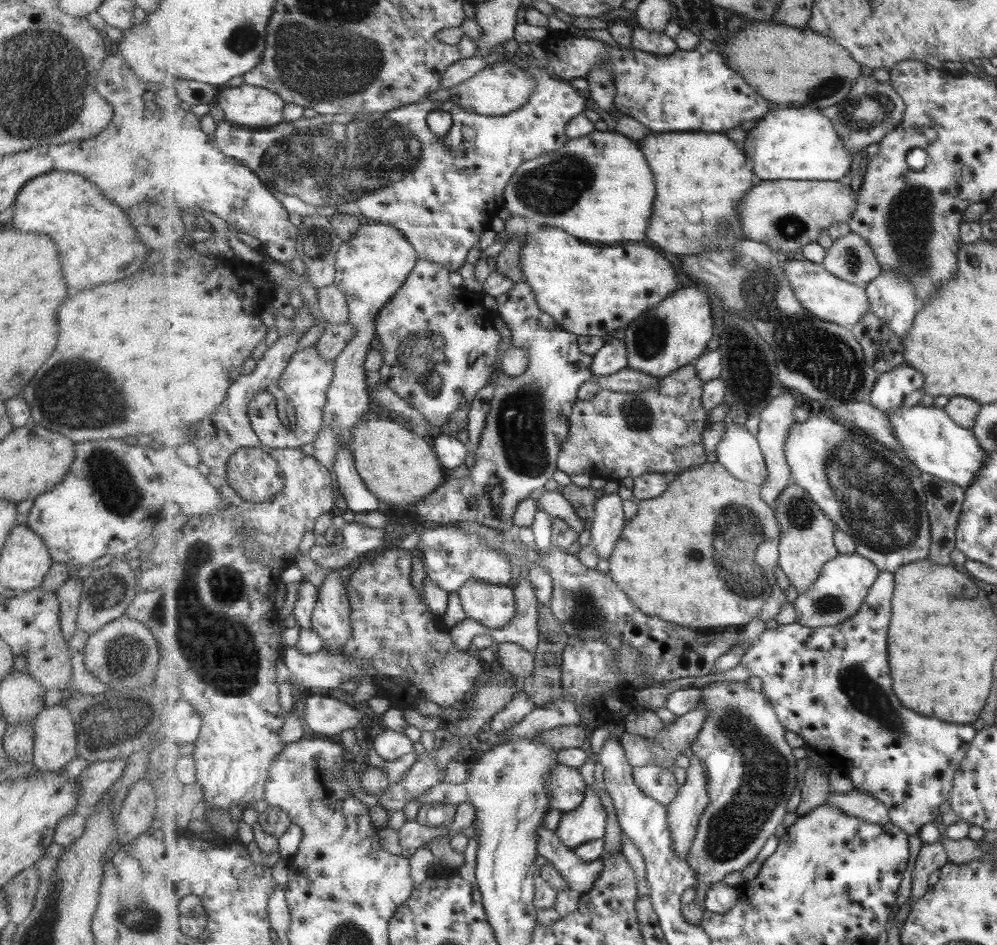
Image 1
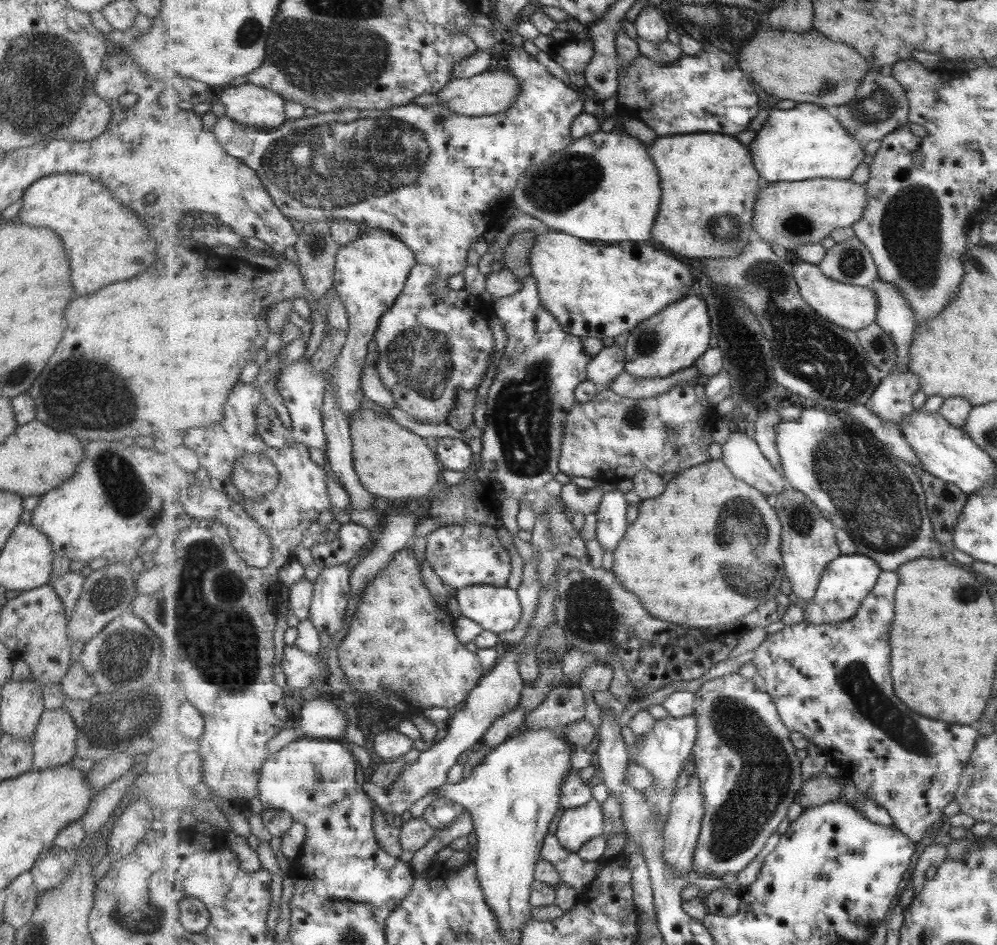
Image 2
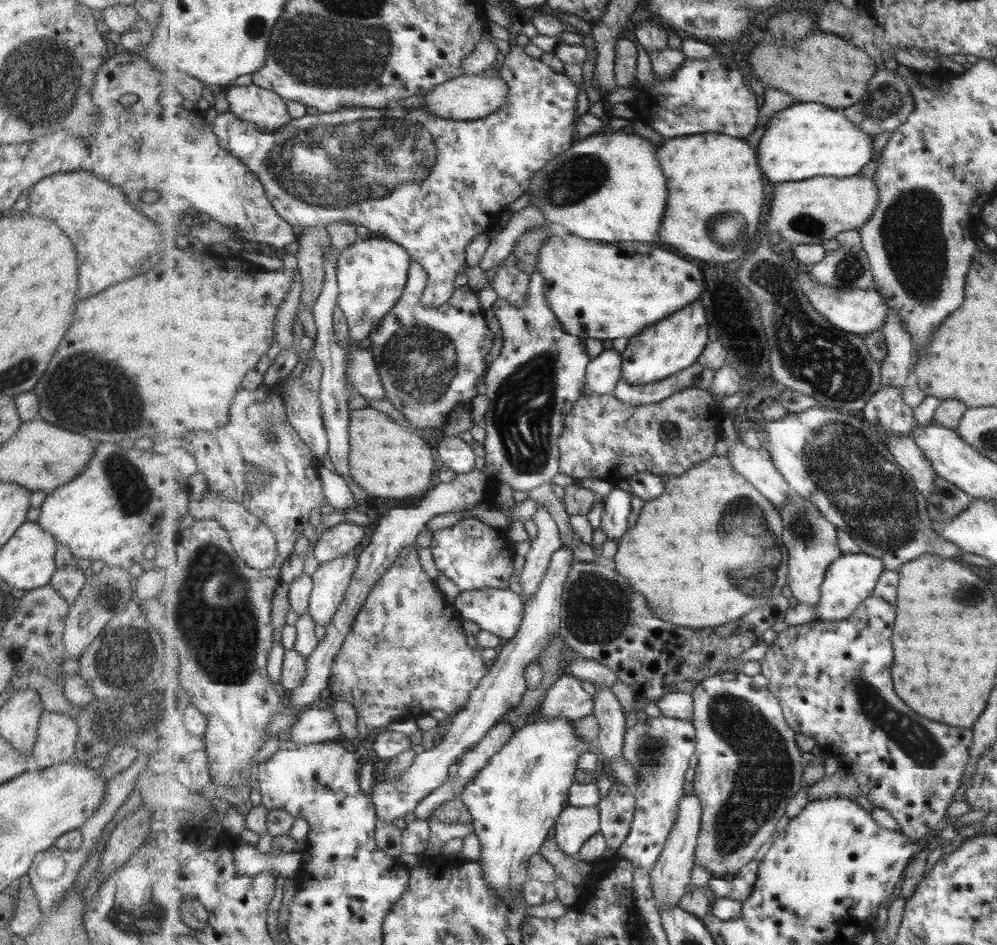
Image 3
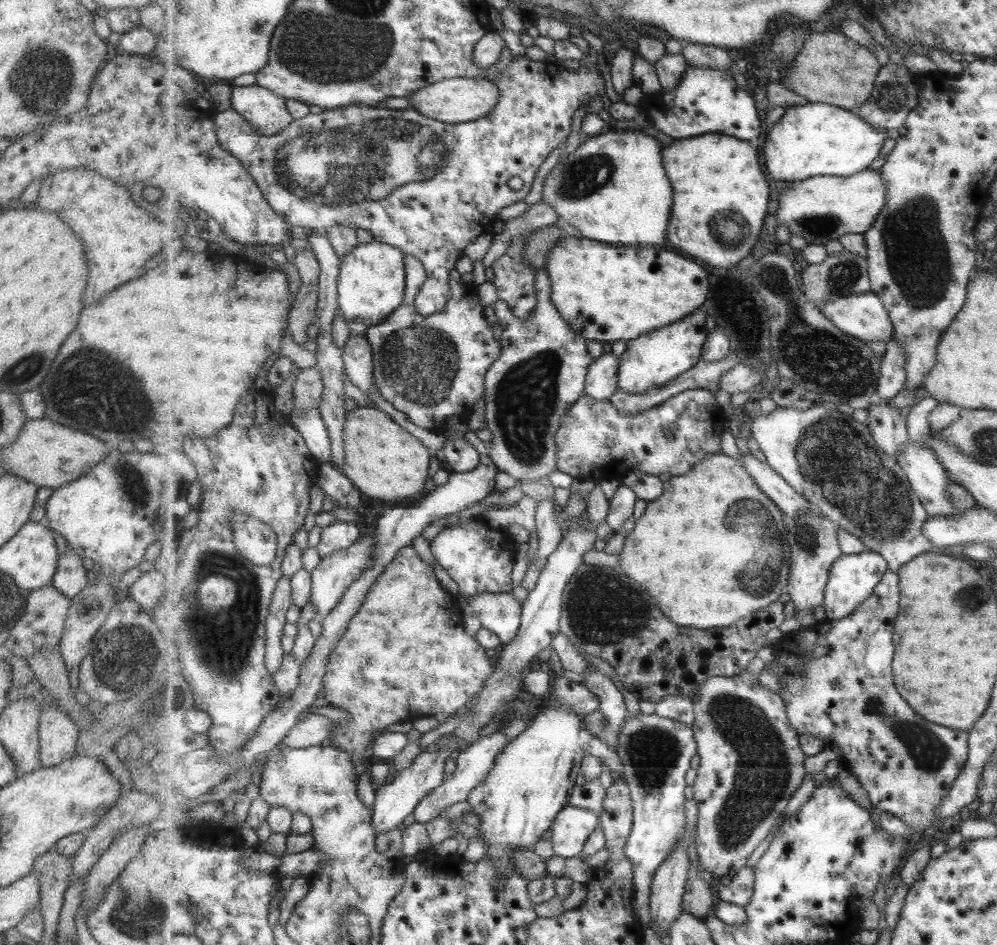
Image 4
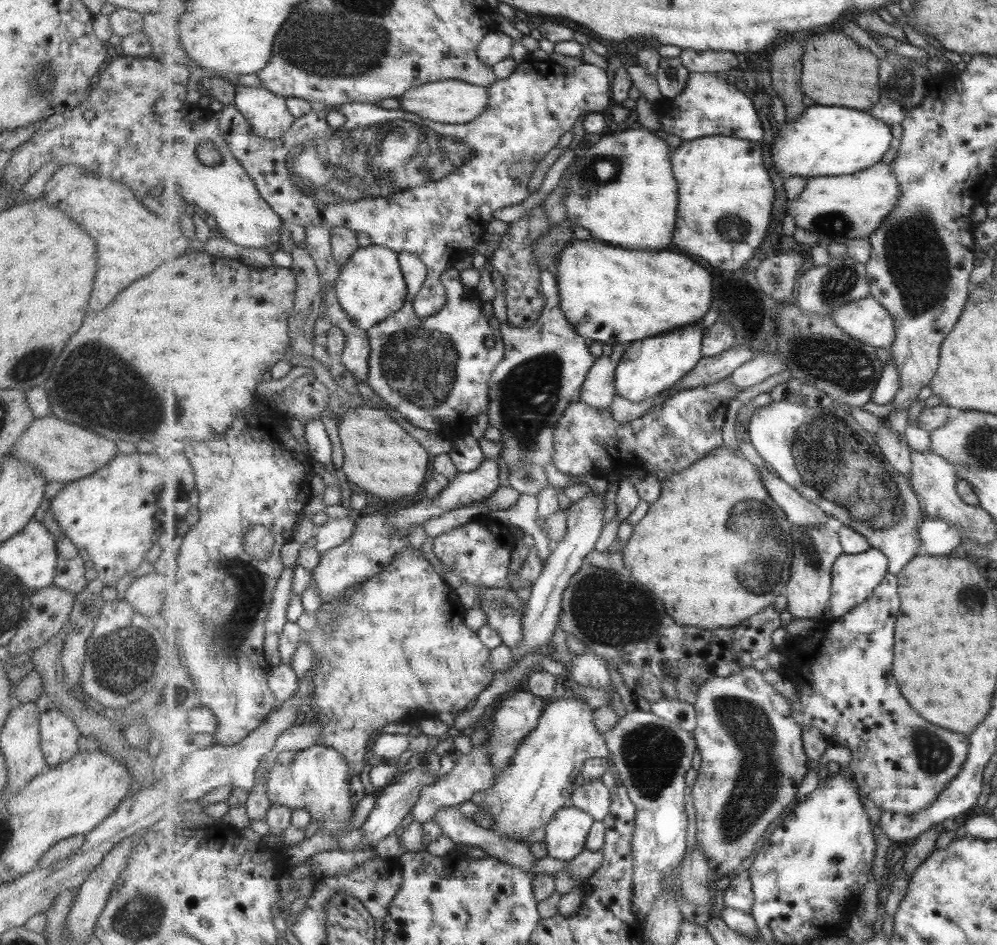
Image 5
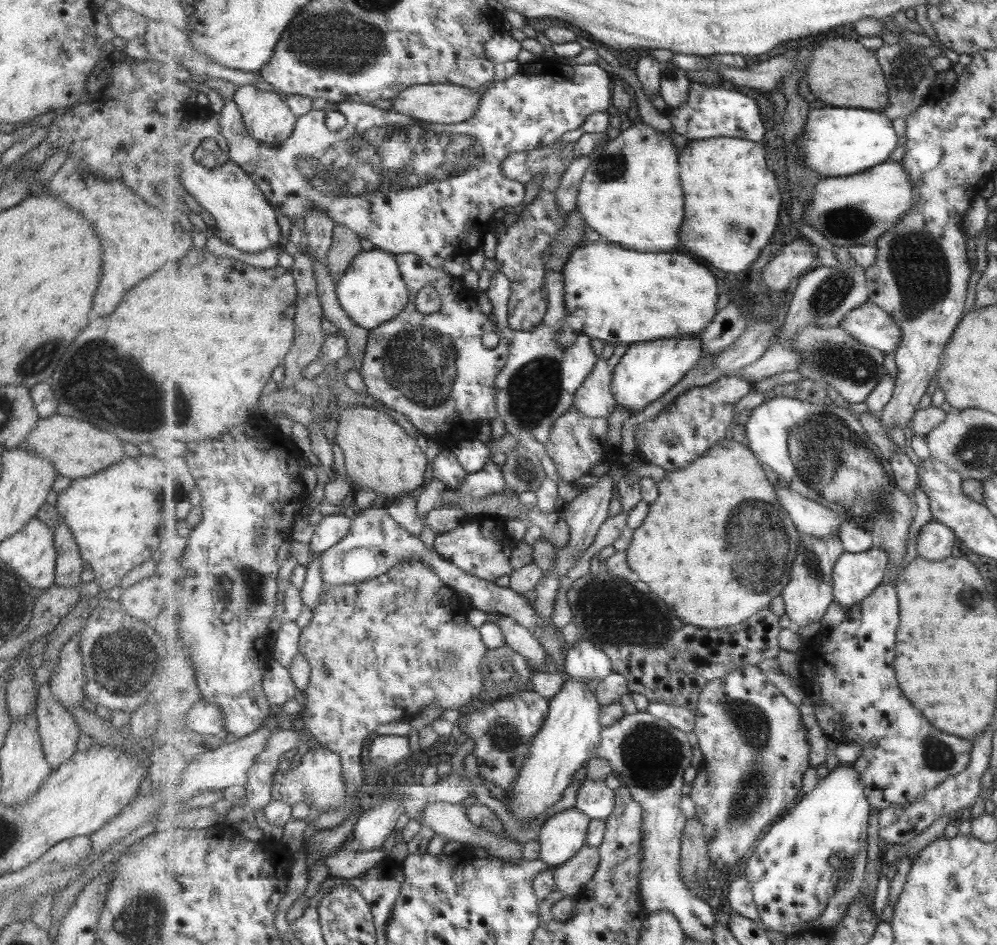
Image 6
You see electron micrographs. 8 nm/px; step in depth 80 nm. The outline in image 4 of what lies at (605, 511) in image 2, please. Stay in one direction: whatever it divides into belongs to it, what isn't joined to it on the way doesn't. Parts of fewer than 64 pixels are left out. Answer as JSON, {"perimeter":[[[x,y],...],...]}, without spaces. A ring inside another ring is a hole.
{"perimeter":[[[620,484],[613,497],[609,499],[609,511],[605,518],[612,533],[623,532],[621,528],[625,526],[625,520],[629,520],[633,516],[635,504],[637,504],[637,500],[639,499],[636,491]]]}

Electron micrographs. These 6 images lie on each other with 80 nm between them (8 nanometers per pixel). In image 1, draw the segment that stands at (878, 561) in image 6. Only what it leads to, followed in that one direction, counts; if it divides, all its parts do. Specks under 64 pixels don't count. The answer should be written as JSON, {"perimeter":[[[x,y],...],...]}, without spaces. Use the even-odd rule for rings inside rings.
{"perimeter":[[[860,552],[840,554],[833,558],[824,566],[821,578],[794,600],[796,621],[809,628],[843,624],[859,612],[881,572],[876,563],[865,558]]]}

